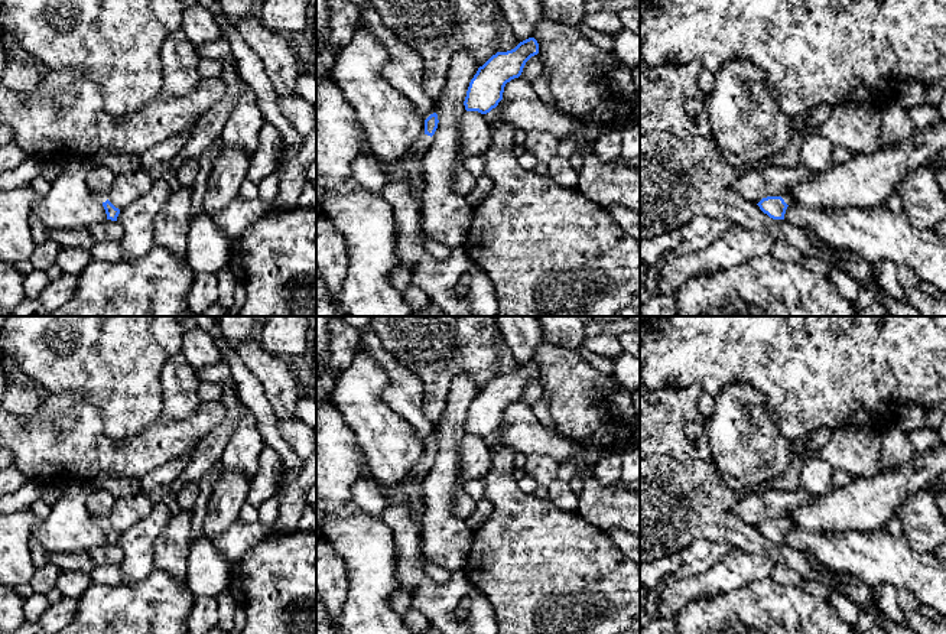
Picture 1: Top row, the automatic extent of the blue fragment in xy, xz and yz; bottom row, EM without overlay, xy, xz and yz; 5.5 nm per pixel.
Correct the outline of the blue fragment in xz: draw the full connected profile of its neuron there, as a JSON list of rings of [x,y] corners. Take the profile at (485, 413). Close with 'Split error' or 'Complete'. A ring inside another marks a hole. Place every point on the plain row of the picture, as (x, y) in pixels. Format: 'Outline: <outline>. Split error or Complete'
Outline: [[[529,361],[511,374],[492,378],[471,403],[464,425],[465,433],[487,438],[495,432],[503,423],[505,407],[518,401],[526,386],[537,377],[537,364]]]. Complete

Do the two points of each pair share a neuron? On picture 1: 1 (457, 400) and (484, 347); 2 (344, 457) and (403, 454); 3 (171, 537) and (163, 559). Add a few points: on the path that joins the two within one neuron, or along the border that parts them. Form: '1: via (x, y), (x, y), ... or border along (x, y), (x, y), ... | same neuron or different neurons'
1: border along (472, 379), (458, 374), (451, 381), (447, 402) | different neurons
2: border along (347, 425), (353, 444), (361, 455), (364, 475) | different neurons
3: via (171, 543), (169, 553) | same neuron

